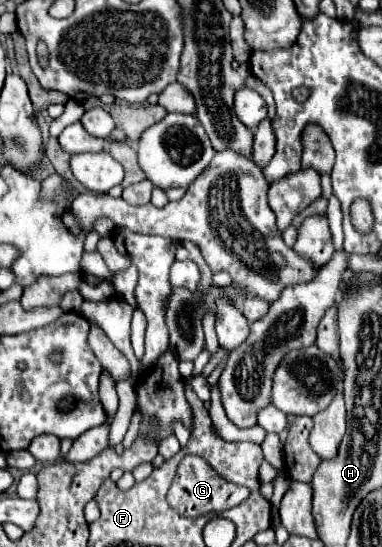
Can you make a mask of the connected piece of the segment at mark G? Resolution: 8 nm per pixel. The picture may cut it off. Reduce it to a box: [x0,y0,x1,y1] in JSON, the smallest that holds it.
[167,455,251,517]

